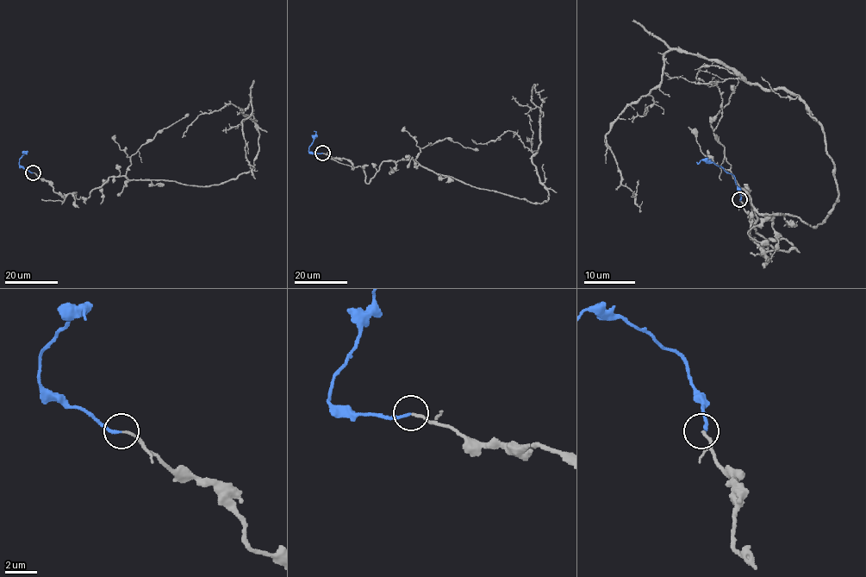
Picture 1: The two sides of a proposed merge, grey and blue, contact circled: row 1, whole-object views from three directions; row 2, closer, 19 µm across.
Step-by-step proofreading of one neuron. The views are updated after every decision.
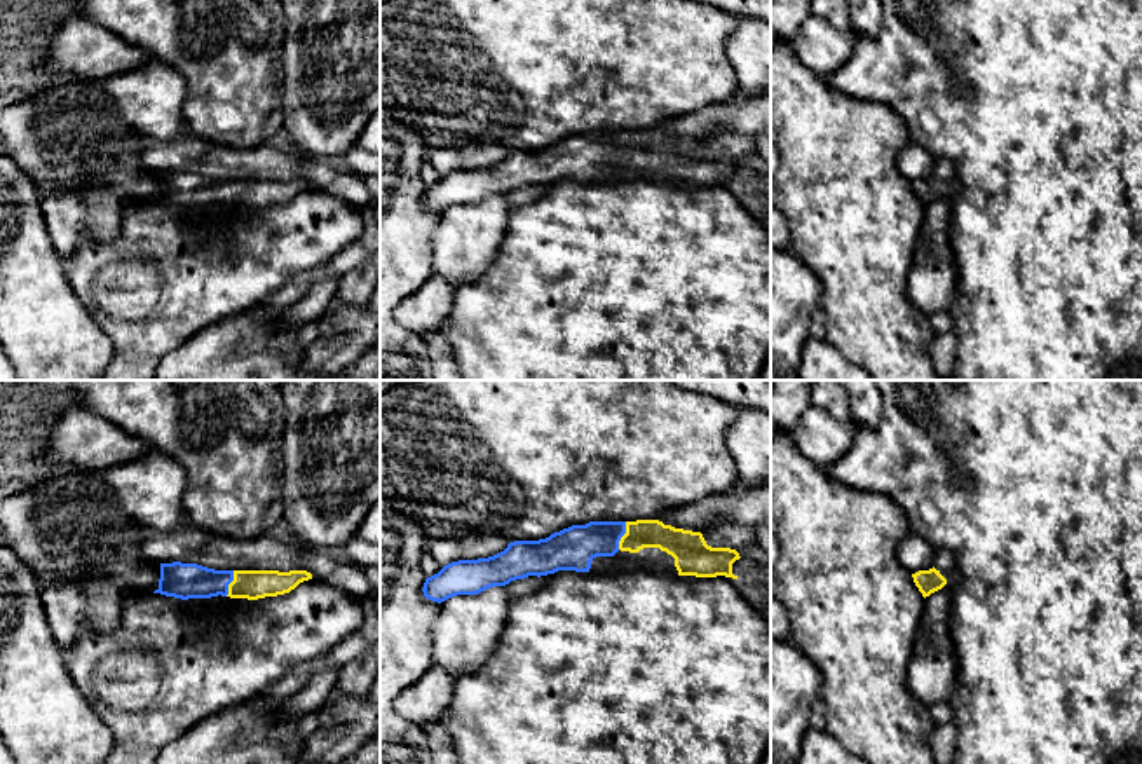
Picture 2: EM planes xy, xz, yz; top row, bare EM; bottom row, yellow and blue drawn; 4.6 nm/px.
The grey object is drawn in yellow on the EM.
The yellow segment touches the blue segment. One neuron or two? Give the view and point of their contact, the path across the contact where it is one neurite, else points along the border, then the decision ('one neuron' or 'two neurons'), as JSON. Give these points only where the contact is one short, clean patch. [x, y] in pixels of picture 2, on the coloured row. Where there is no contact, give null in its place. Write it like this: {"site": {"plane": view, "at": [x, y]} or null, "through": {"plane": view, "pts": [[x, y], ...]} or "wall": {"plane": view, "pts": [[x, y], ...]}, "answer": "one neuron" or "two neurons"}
{"site": {"plane": "xz", "at": [623, 536]}, "through": {"plane": "xz", "pts": [[640, 534], [623, 536], [597, 538], [574, 548]]}, "answer": "one neuron"}

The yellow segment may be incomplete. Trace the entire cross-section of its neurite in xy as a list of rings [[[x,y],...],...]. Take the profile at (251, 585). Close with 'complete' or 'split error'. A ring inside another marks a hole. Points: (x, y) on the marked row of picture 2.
[[[160,563],[159,588],[153,593],[188,598],[230,597],[258,600],[289,593],[312,579],[307,570],[214,570],[197,563]]] | split error

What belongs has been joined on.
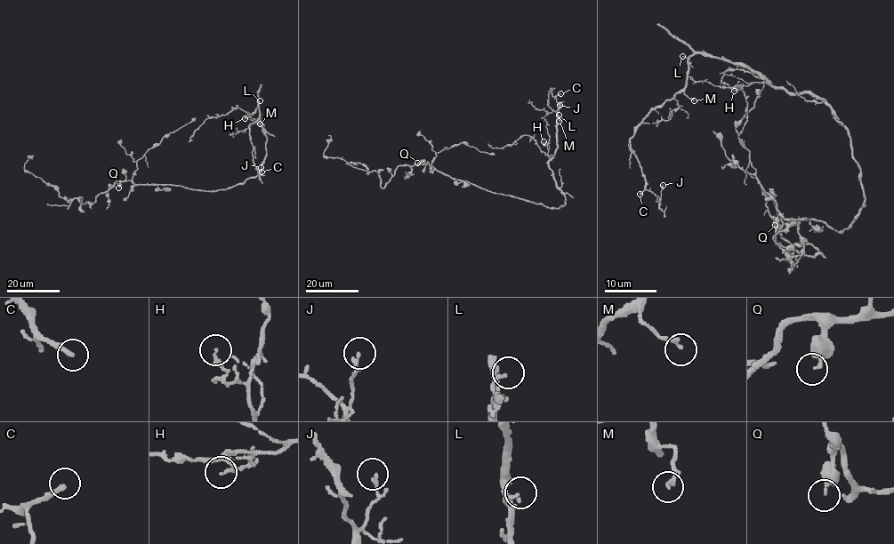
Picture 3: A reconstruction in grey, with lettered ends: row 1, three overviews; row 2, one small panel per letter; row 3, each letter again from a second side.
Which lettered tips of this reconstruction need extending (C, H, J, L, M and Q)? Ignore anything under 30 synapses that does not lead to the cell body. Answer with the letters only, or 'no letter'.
C

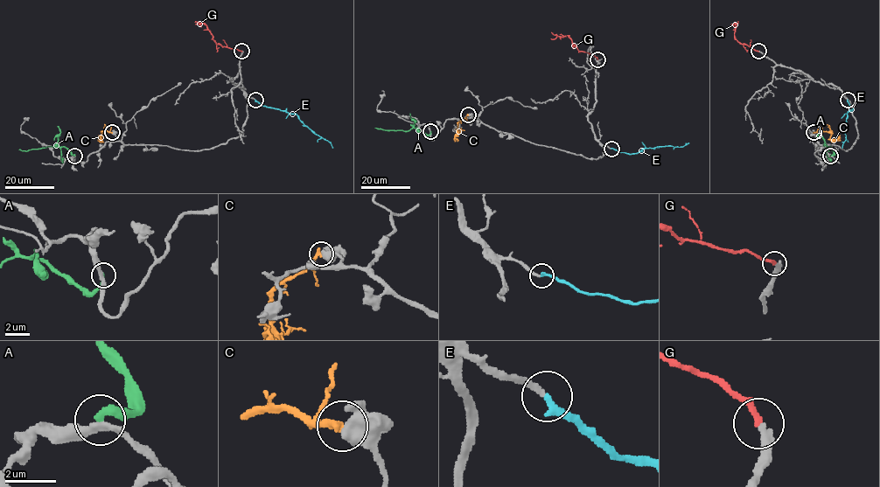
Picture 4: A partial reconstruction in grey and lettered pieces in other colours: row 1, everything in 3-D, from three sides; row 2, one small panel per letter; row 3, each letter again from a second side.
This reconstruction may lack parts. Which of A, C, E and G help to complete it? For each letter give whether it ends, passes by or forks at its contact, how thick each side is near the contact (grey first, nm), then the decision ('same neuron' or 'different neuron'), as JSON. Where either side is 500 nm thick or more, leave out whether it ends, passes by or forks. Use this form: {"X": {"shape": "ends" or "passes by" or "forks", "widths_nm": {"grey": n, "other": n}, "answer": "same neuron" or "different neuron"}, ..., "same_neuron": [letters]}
{"A": {"shape": "ends", "widths_nm": {"grey": 280, "other": 320}, "answer": "different neuron"}, "C": {"shape": "ends", "widths_nm": {"grey": 480, "other": 320}, "answer": "different neuron"}, "E": {"shape": "ends", "widths_nm": {"grey": 220, "other": 240}, "answer": "same neuron"}, "G": {"shape": "ends", "widths_nm": {"grey": 280, "other": 240}, "answer": "same neuron"}, "same_neuron": ["E", "G"]}

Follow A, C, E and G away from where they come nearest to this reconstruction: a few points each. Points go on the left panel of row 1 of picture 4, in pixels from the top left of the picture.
A: (74, 156), (63, 147), (47, 146), (26, 151), (19, 149)
C: (112, 133), (102, 131), (101, 140), (98, 135)
E: (255, 100), (262, 105), (295, 114), (304, 125), (327, 140), (332, 148)
G: (241, 52), (216, 44), (205, 24), (195, 24)

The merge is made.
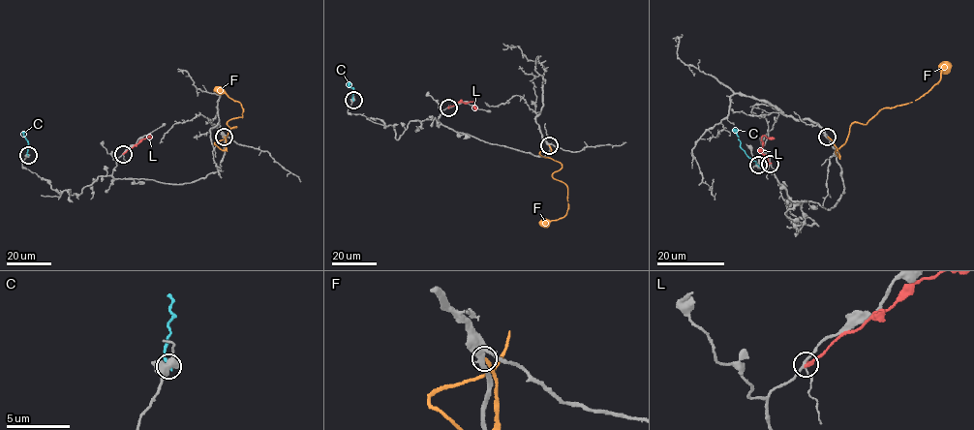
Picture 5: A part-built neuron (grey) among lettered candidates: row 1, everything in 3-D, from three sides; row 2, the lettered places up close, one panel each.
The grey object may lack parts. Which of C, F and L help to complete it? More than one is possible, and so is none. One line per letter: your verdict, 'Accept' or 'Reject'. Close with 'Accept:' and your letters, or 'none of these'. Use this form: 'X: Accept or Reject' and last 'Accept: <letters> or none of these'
C: Reject
F: Accept
L: Reject
Accept: F

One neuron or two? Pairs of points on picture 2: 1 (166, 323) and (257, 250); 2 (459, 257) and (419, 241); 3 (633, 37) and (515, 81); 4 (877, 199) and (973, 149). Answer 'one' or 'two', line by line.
1: one
2: two
3: one
4: two

